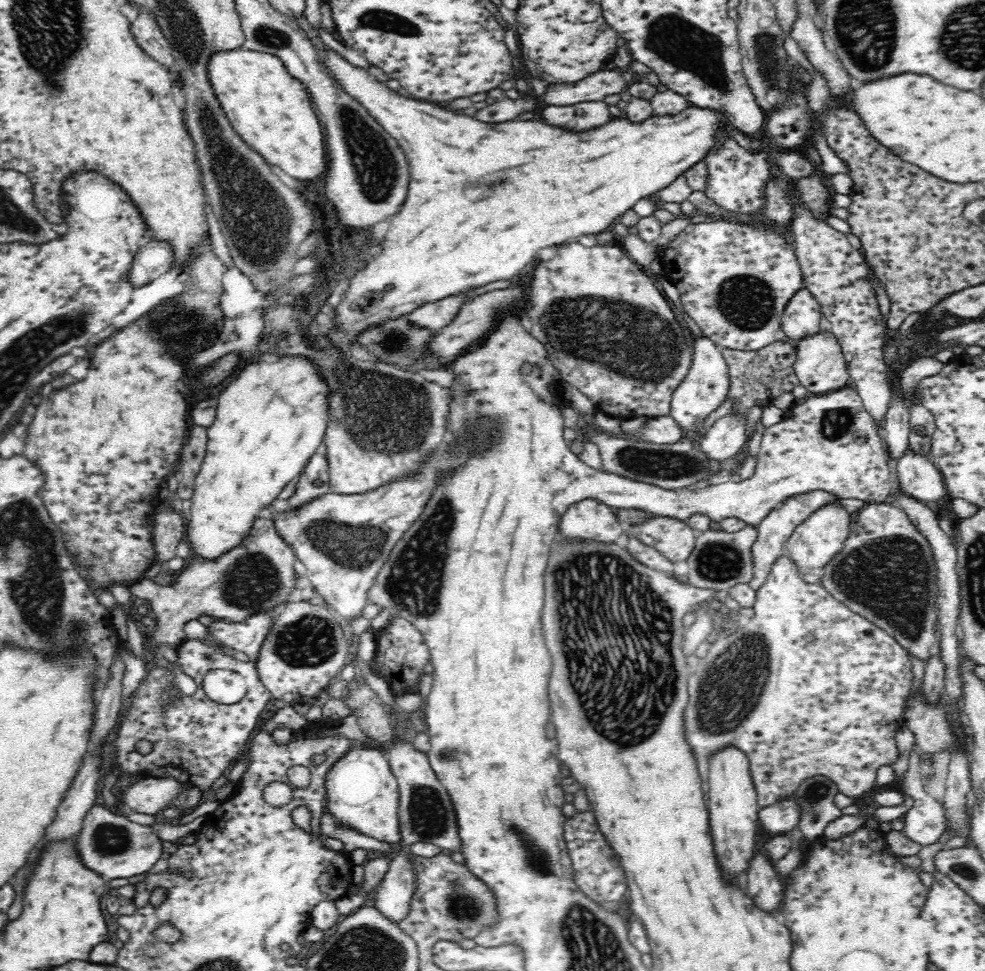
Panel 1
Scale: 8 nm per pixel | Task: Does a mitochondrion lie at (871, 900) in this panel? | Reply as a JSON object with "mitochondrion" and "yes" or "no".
{"mitochondrion":"no"}

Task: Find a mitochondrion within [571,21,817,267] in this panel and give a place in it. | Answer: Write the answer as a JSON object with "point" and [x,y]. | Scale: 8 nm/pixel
{"point":[766,50]}

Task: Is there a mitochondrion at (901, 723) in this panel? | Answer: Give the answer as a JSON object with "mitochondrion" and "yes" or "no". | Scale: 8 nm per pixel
{"mitochondrion":"no"}

